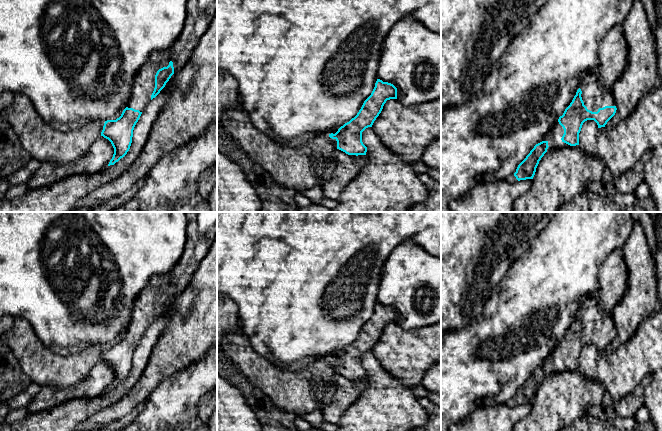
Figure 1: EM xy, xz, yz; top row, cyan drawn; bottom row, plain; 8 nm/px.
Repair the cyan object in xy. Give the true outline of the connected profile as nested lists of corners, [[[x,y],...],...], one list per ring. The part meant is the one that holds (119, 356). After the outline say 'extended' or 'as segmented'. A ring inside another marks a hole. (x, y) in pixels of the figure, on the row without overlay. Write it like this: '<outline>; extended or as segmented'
[[[187,212],[187,220],[187,241],[181,258],[168,273],[150,278],[149,284],[134,302],[130,324],[121,340],[104,347],[101,360],[108,363],[114,372],[108,390],[114,389],[127,378],[134,351],[145,331],[160,317],[171,300],[187,287],[215,239],[217,225],[200,233],[197,212]]]; extended

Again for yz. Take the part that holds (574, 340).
[[[598,291],[585,296],[572,326],[558,343],[564,353],[562,366],[579,369],[579,357],[585,345],[594,344],[598,352],[605,351],[616,334],[614,316],[603,312]]]; extended

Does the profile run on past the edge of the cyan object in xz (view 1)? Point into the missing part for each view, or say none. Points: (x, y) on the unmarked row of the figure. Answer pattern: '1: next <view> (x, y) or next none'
1: next none

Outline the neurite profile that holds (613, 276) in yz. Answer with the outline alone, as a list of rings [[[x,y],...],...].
[[[622,247],[608,256],[599,271],[598,296],[604,313],[613,314],[628,287],[629,273]]]

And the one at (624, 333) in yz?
[[[633,221],[631,235],[622,249],[629,273],[628,287],[621,302],[613,311],[617,334],[605,349],[608,354],[626,343],[639,325],[661,307],[657,296],[658,277],[655,257],[648,245],[644,229],[638,221]]]

